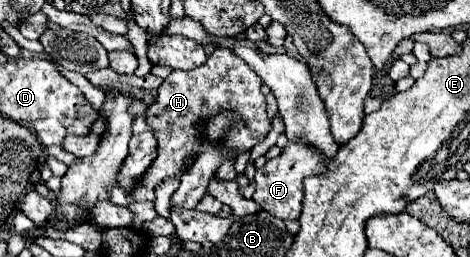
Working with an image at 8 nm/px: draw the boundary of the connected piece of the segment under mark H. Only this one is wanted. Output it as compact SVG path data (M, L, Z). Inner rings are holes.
M214 48L208 60L194 70L170 72L170 76L158 88L156 102L150 106L150 126L154 126L154 136L158 140L158 156L154 166L150 166L150 170L146 170L142 176L142 182L128 194L130 202L154 202L156 186L160 186L166 178L188 170L186 162L188 158L200 154L198 140L206 138L204 128L214 114L236 112L240 116L238 122L230 124L222 138L222 146L226 146L226 150L242 154L262 142L270 132L270 118L266 116L266 104L260 86L262 80L258 74L246 62L242 62L242 58L222 48Z

